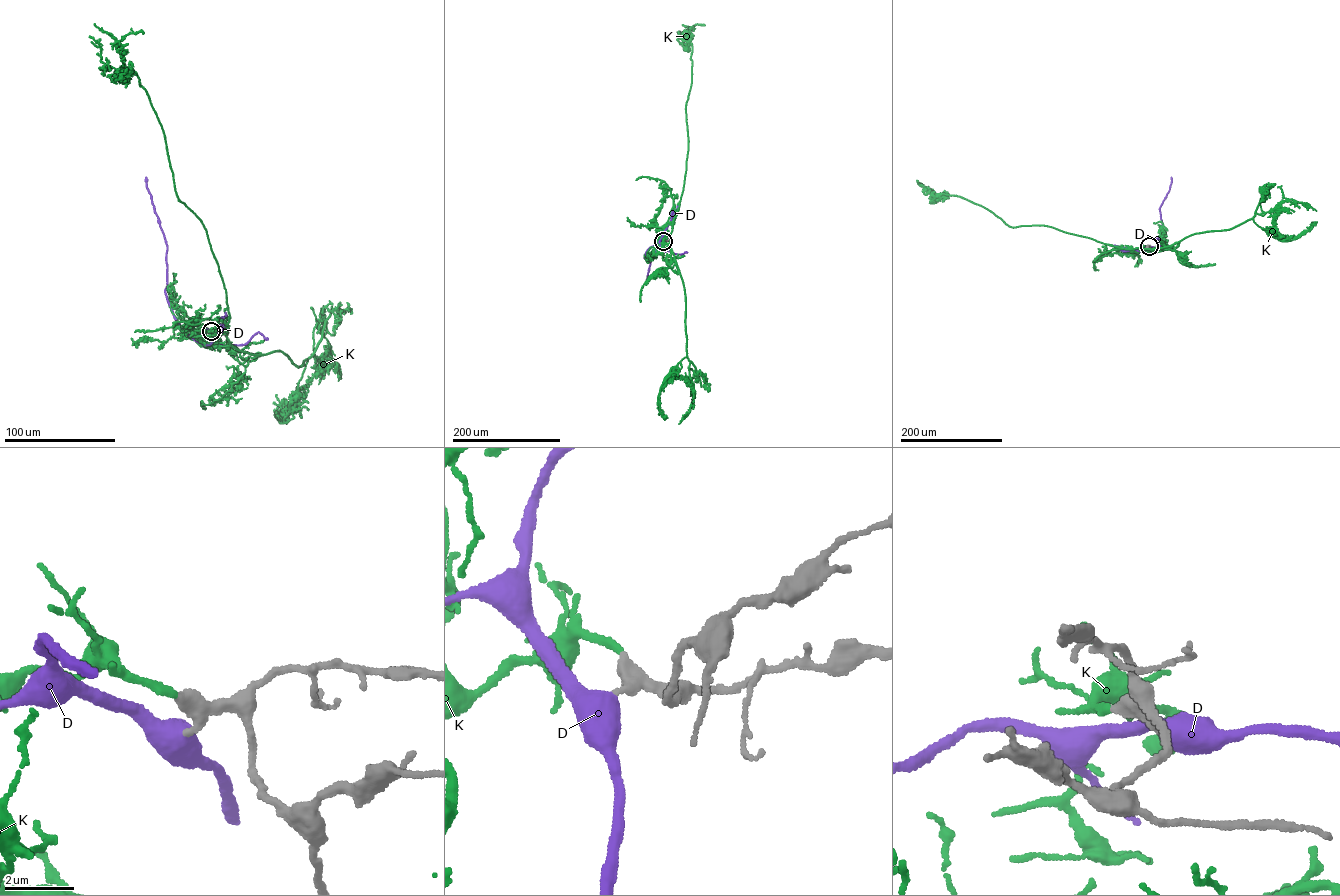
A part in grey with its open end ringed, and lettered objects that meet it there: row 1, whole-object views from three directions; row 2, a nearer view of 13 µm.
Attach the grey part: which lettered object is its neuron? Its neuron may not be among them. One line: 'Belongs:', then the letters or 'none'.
Belongs: K

